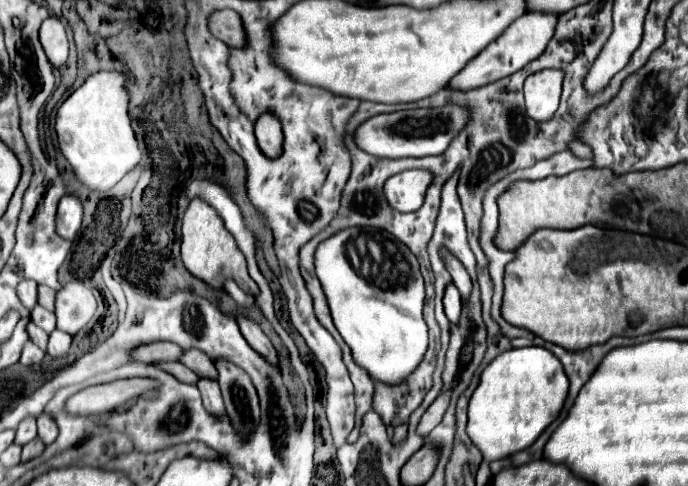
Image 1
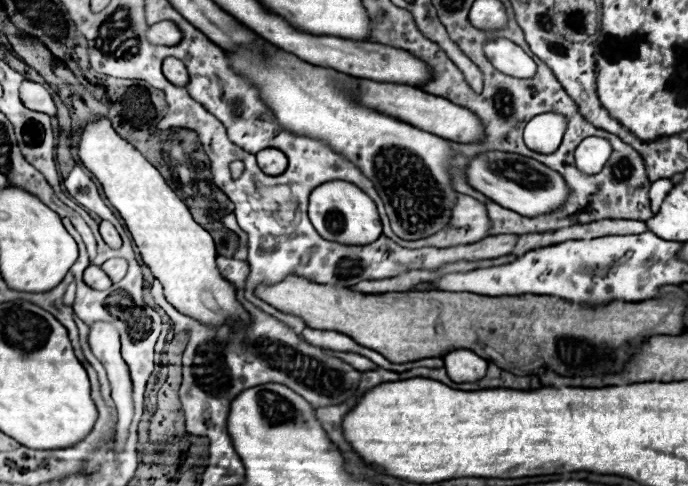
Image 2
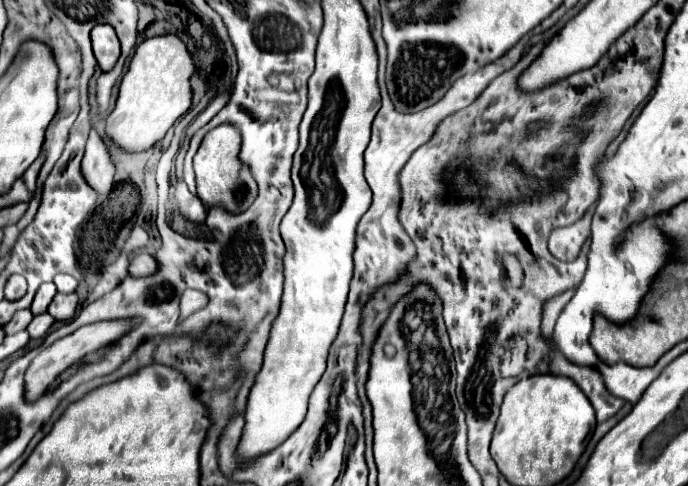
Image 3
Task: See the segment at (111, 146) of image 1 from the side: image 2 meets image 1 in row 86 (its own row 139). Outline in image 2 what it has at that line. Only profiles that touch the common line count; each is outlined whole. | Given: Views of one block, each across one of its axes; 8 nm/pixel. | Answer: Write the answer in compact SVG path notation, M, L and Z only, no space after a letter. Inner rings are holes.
M98 116L82 126L78 160L96 176L110 204L126 220L144 264L162 282L166 300L174 308L208 326L220 326L234 318L250 318L236 300L232 284L218 272L212 236L194 222L188 206L166 184L160 172L130 142L116 134L108 118Z

